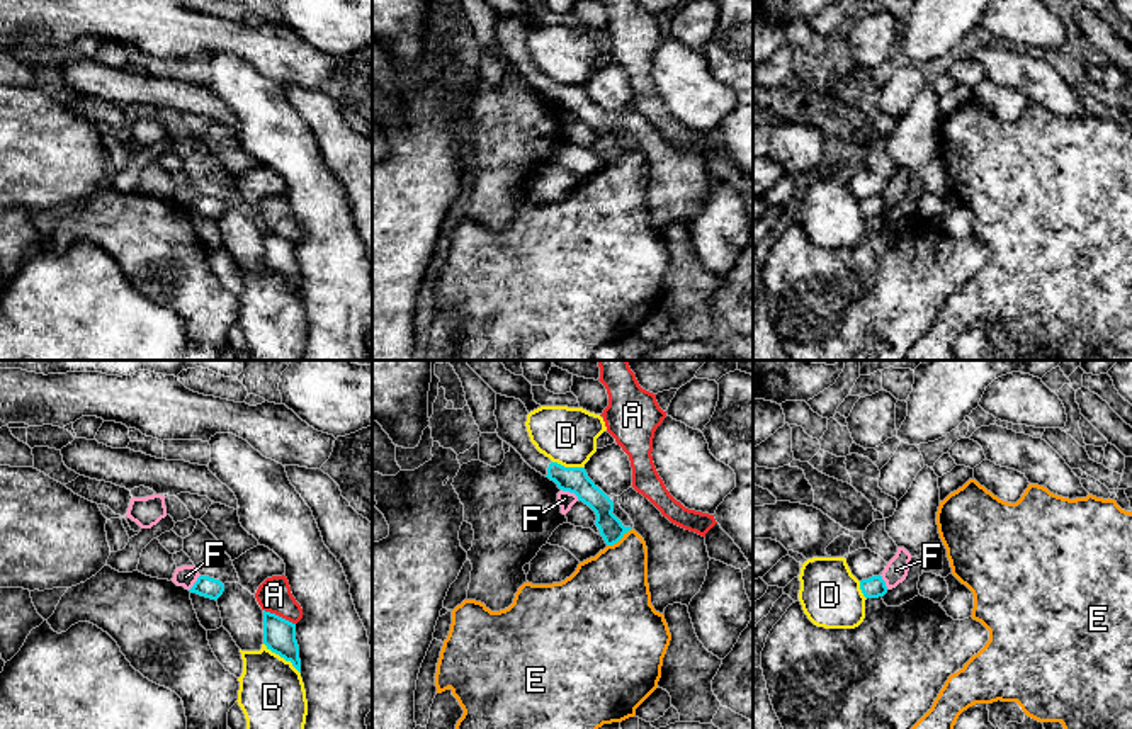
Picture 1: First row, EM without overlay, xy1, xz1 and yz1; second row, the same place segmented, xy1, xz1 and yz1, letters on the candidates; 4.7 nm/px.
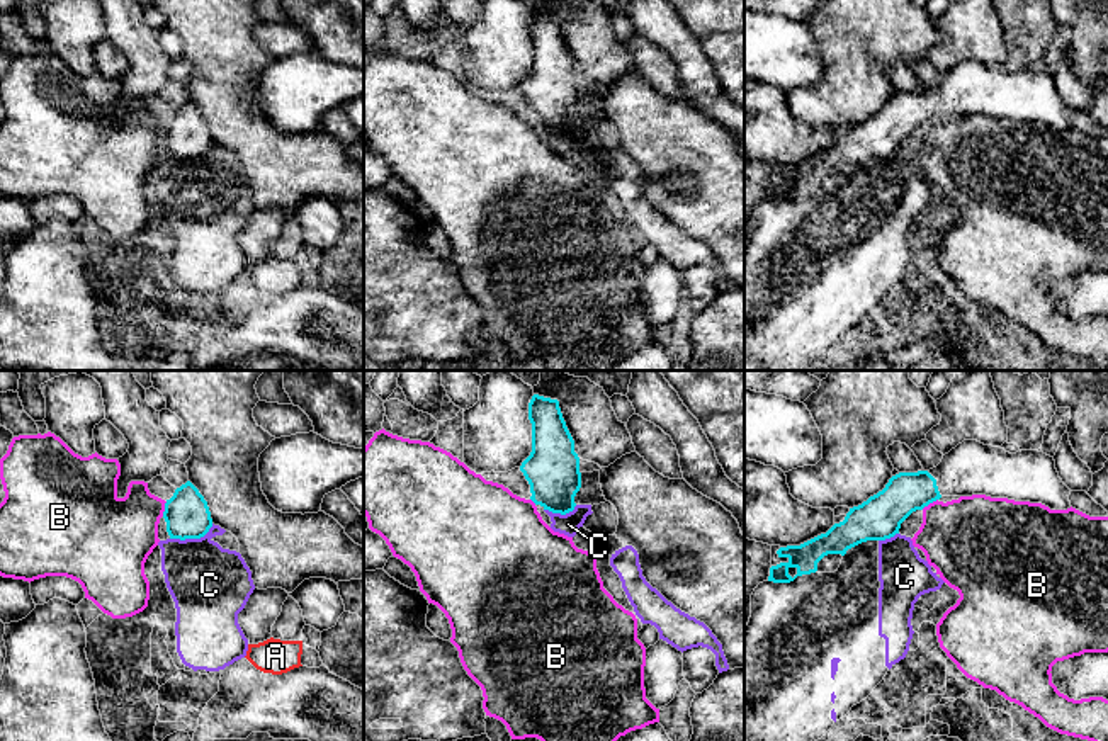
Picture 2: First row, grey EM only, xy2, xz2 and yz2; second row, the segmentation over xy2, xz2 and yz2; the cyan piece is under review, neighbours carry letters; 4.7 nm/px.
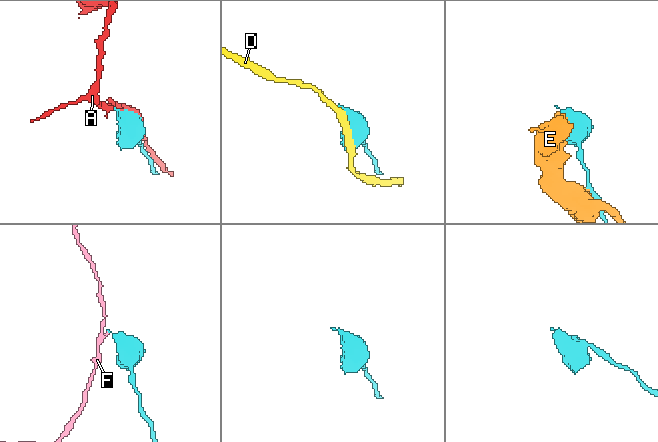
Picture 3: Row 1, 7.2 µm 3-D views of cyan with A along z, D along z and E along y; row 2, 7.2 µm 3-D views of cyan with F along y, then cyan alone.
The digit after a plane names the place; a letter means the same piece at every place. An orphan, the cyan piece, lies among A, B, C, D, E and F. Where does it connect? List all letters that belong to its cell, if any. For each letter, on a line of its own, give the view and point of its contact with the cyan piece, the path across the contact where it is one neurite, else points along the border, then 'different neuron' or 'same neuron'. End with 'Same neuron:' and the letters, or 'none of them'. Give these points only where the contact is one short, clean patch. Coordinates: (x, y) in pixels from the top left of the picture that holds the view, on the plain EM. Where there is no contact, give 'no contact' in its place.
A: xy1 (277, 235) | different neuron
B: yz2 (928, 123) | along yz2 (937, 118), (921, 128) | different neuron
C: xy2 (192, 157) | along xy2 (213, 143), (199, 157), (170, 158) | different neuron
D: xy1 (282, 276) | different neuron
E: xz1 (619, 158) | different neuron
F: xz1 (570, 111) | along xz1 (561, 107), (578, 118) | different neuron
Same neuron: none of them

